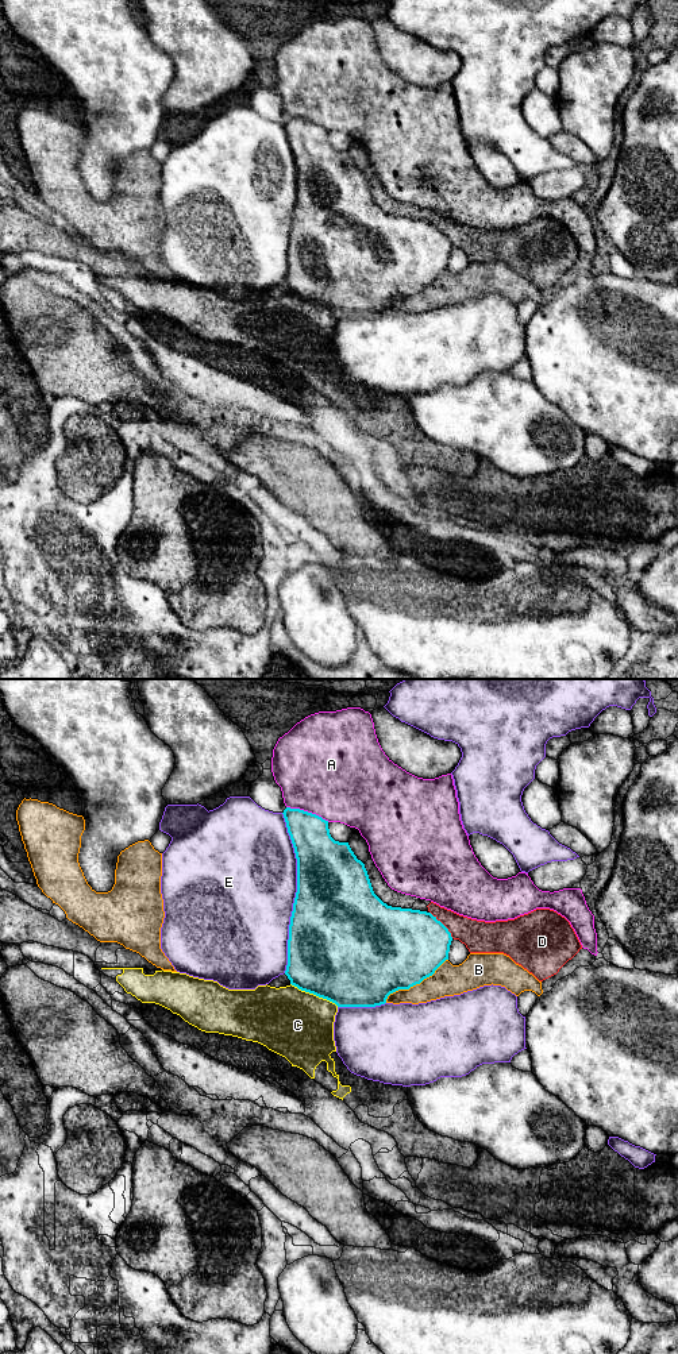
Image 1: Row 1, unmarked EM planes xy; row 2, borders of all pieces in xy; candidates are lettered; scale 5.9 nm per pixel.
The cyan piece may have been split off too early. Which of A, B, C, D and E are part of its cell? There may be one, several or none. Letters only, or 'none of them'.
none of them

